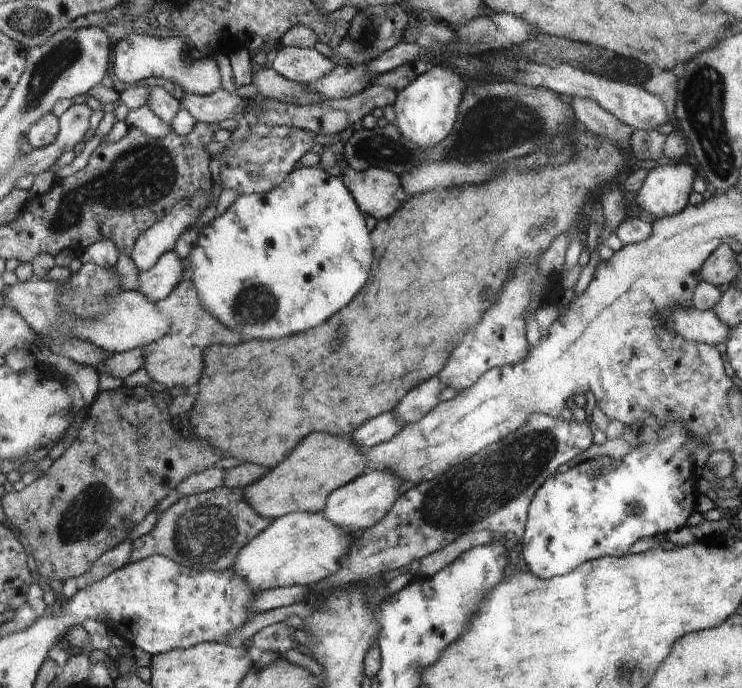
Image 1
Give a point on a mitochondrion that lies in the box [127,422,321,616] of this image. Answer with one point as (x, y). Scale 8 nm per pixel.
(204, 533)

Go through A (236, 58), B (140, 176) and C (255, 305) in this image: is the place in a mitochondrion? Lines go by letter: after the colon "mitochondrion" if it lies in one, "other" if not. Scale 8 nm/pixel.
A: other
B: mitochondrion
C: mitochondrion

